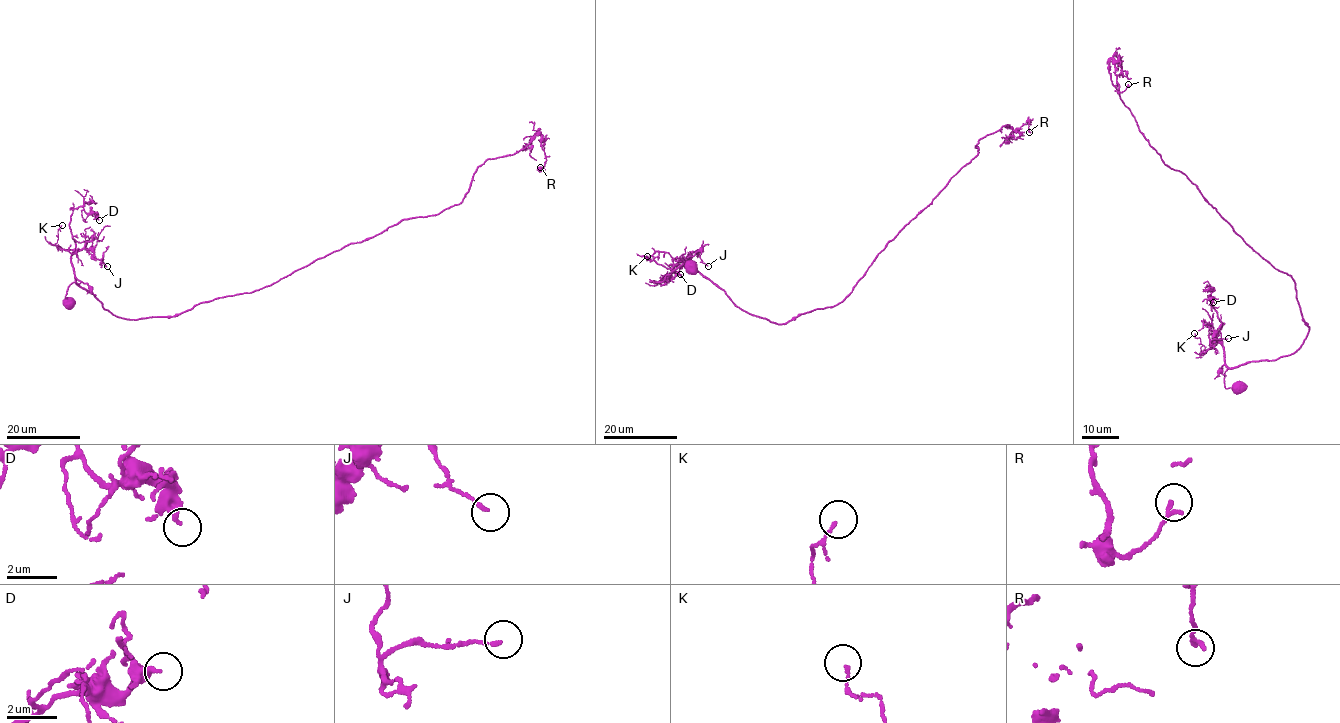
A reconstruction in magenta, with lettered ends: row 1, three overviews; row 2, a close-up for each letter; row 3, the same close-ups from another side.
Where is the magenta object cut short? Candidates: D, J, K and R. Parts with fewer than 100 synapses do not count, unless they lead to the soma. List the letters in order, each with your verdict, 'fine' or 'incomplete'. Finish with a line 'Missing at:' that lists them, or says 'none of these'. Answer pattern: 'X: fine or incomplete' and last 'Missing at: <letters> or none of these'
D: fine
J: fine
K: fine
R: fine
Missing at: none of these

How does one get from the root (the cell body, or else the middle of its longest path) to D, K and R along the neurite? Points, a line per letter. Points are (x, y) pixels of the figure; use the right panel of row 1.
D: (1237, 385), (1225, 386), (1227, 369), (1220, 331), (1222, 323), (1212, 306), (1213, 302)
K: (1237, 385), (1225, 387), (1227, 369), (1220, 343), (1216, 341), (1200, 355), (1202, 344), (1194, 333)
R: (1237, 385), (1225, 387), (1229, 368), (1305, 340), (1295, 282), (1163, 162), (1110, 60), (1119, 90), (1128, 84)

